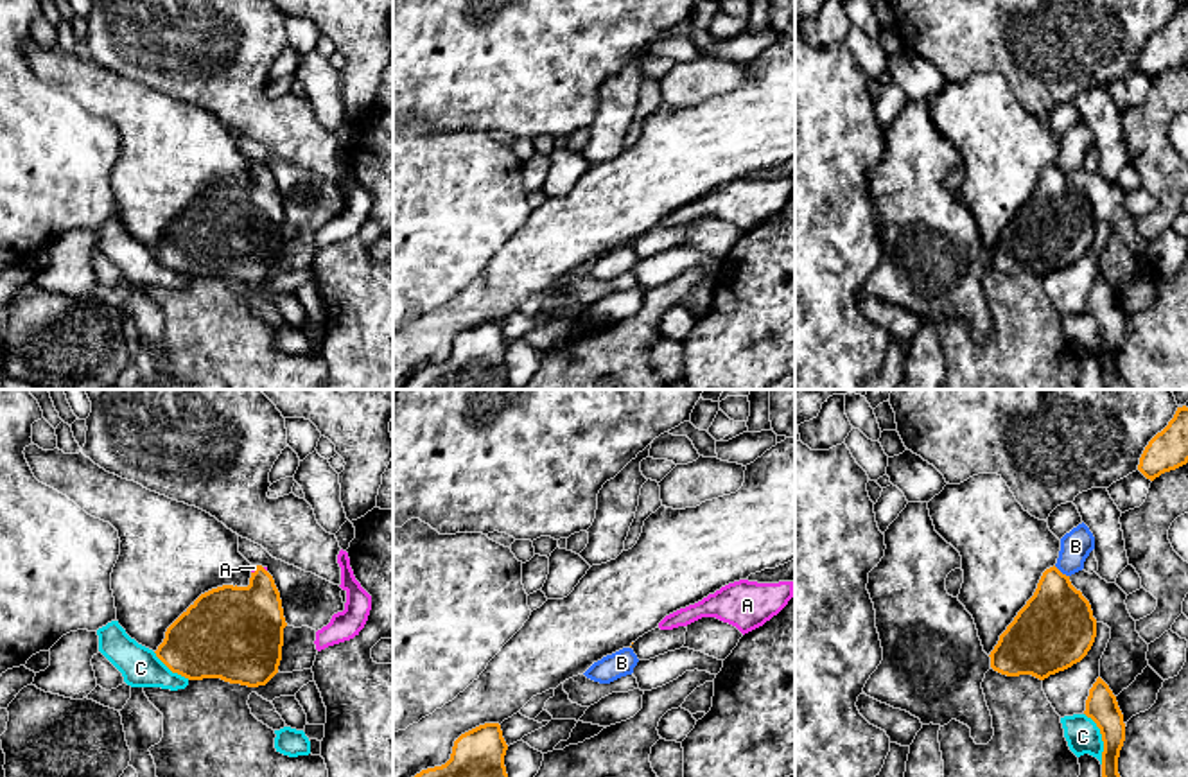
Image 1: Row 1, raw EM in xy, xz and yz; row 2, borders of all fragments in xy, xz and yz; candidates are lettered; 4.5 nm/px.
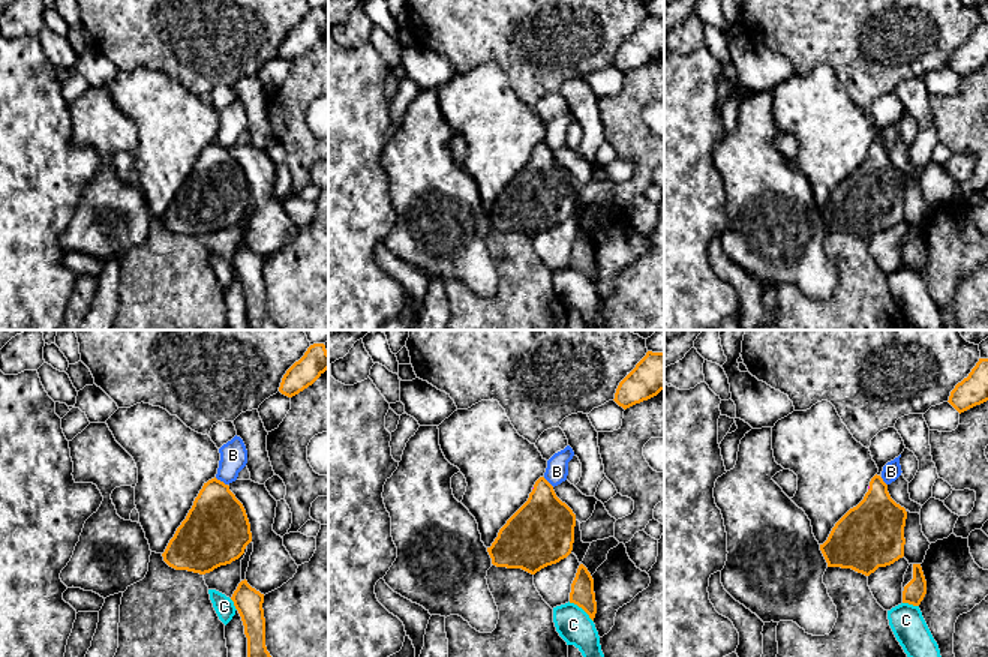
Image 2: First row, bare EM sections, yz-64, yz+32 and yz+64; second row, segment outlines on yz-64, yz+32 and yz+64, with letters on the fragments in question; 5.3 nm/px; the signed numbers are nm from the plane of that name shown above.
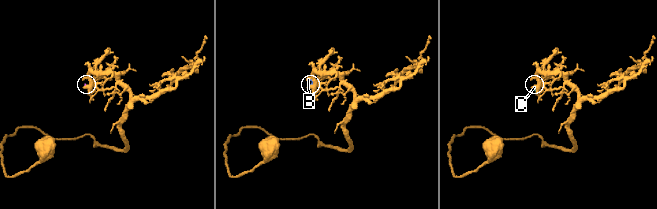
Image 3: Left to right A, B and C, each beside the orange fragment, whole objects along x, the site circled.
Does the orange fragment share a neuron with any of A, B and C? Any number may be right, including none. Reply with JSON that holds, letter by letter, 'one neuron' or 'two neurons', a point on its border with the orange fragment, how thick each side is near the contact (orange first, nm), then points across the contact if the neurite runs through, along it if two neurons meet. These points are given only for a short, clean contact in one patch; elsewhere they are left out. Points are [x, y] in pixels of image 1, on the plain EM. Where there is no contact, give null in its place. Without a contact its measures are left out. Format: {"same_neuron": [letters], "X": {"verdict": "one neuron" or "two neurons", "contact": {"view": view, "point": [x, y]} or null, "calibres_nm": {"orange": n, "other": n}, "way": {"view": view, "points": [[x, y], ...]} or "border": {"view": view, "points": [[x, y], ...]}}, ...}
{"same_neuron": ["A"], "A": {"verdict": "one neuron", "contact": {"view": "xy", "point": [255, 167]}, "calibres_nm": {"orange": 340, "other": 20}}, "B": {"verdict": "two neurons", "contact": {"view": "yz", "point": [1059, 169]}, "calibres_nm": {"orange": 340, "other": 140}}, "C": {"verdict": "two neurons", "contact": {"view": "yz", "point": [1102, 336]}, "calibres_nm": {"orange": 140, "other": 150}}}

